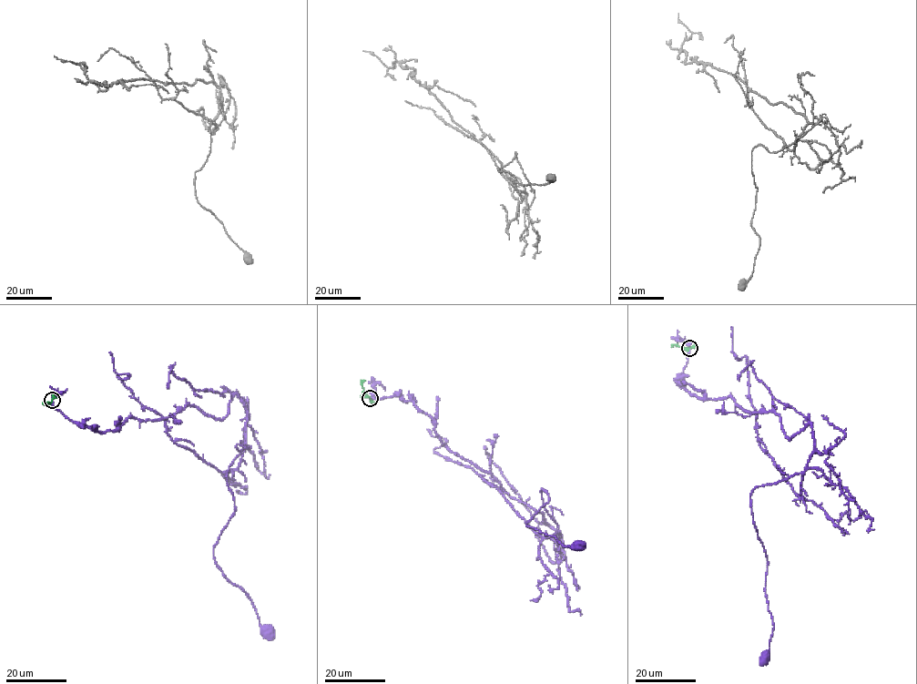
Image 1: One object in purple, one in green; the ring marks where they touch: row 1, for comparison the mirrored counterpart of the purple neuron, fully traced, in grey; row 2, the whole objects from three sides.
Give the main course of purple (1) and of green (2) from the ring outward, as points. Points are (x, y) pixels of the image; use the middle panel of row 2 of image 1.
1: (369, 398), (412, 402), (451, 451), (561, 537), (543, 488), (548, 502), (526, 526), (578, 544)
2: (369, 398), (361, 385), (364, 380)

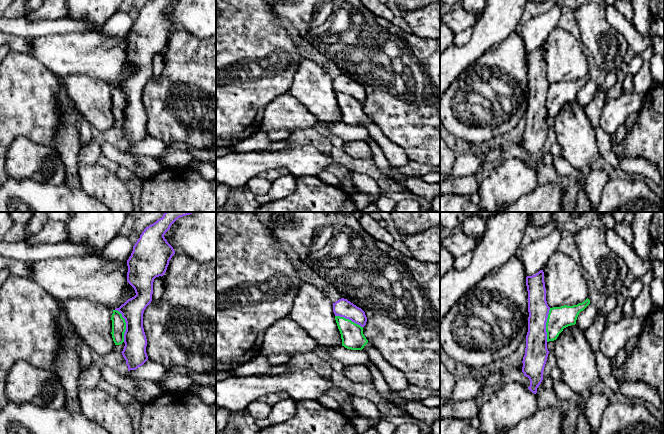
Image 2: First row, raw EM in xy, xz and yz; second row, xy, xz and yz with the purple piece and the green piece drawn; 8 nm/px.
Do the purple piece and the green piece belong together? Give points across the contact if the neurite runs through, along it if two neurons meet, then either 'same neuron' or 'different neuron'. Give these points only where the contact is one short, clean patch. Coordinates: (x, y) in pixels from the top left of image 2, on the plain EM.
border along xy (115, 85), (121, 90), (125, 98), (124, 117); different neuron

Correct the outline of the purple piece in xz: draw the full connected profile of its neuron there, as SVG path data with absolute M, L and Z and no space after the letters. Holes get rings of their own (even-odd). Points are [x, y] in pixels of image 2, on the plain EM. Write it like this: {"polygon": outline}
{"polygon": "M341 74L333 79L333 88L335 92L349 95L361 103L366 101L367 93L365 88L347 75Z"}

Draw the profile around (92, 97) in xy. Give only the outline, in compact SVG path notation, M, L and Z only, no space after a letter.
M82 74L66 75L61 80L62 88L76 106L81 118L85 118L92 127L100 131L113 128L113 86L110 83Z

